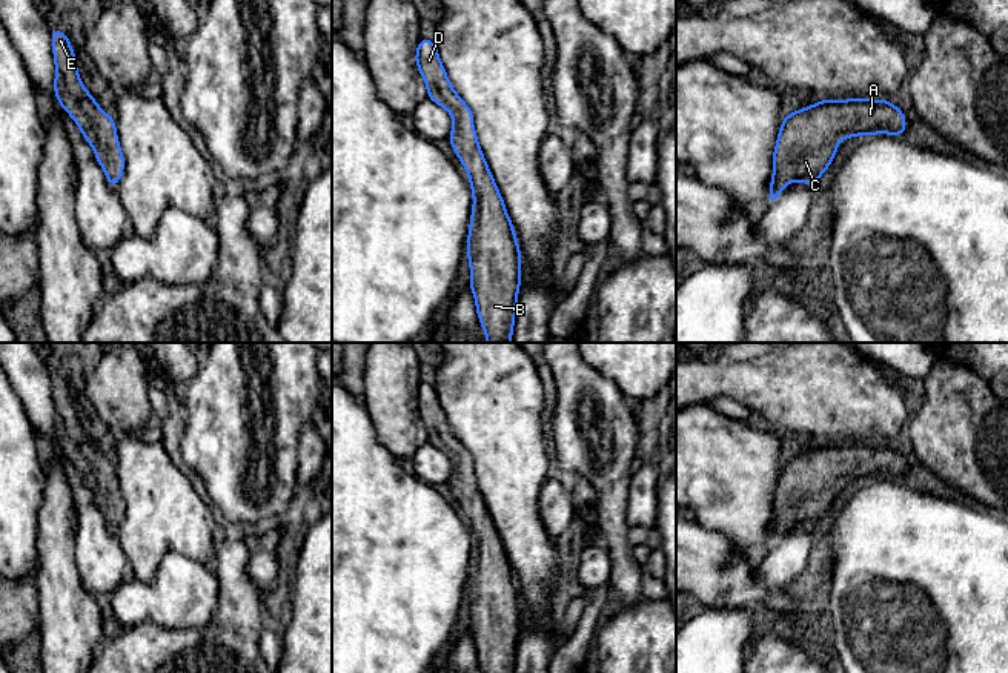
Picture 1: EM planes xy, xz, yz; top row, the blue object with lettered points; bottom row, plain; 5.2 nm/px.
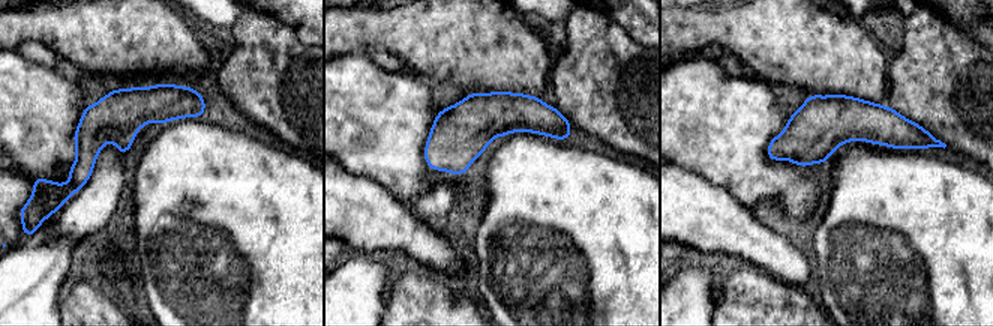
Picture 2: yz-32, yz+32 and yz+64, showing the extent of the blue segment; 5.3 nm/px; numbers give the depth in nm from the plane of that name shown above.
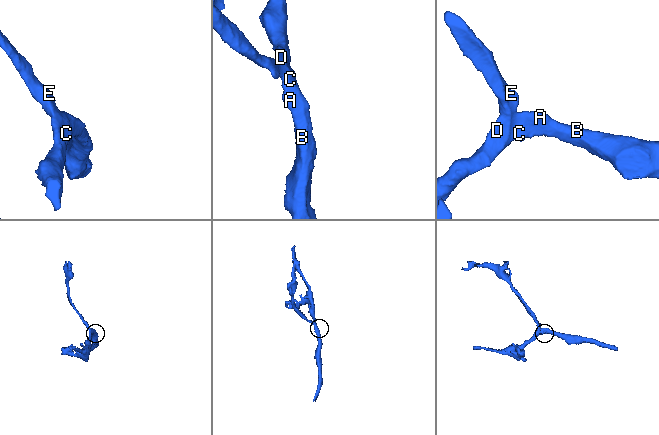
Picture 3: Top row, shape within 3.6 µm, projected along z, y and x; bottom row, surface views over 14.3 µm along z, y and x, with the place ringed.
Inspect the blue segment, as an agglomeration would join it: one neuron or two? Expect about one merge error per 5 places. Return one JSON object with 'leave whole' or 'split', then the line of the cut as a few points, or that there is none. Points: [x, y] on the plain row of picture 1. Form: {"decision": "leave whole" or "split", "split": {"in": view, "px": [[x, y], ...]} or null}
{"decision": "leave whole", "split": null}

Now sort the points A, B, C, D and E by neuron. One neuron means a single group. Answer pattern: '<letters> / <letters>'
A B C D E

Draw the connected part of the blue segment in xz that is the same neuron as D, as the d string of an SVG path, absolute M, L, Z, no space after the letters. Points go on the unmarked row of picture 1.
M419 383L415 407L426 426L427 443L449 455L453 462L449 486L469 518L473 553L467 581L467 601L470 608L470 635L475 641L479 667L482 673L513 673L521 628L521 595L504 544L479 492L473 472L473 456L453 435L433 384Z

